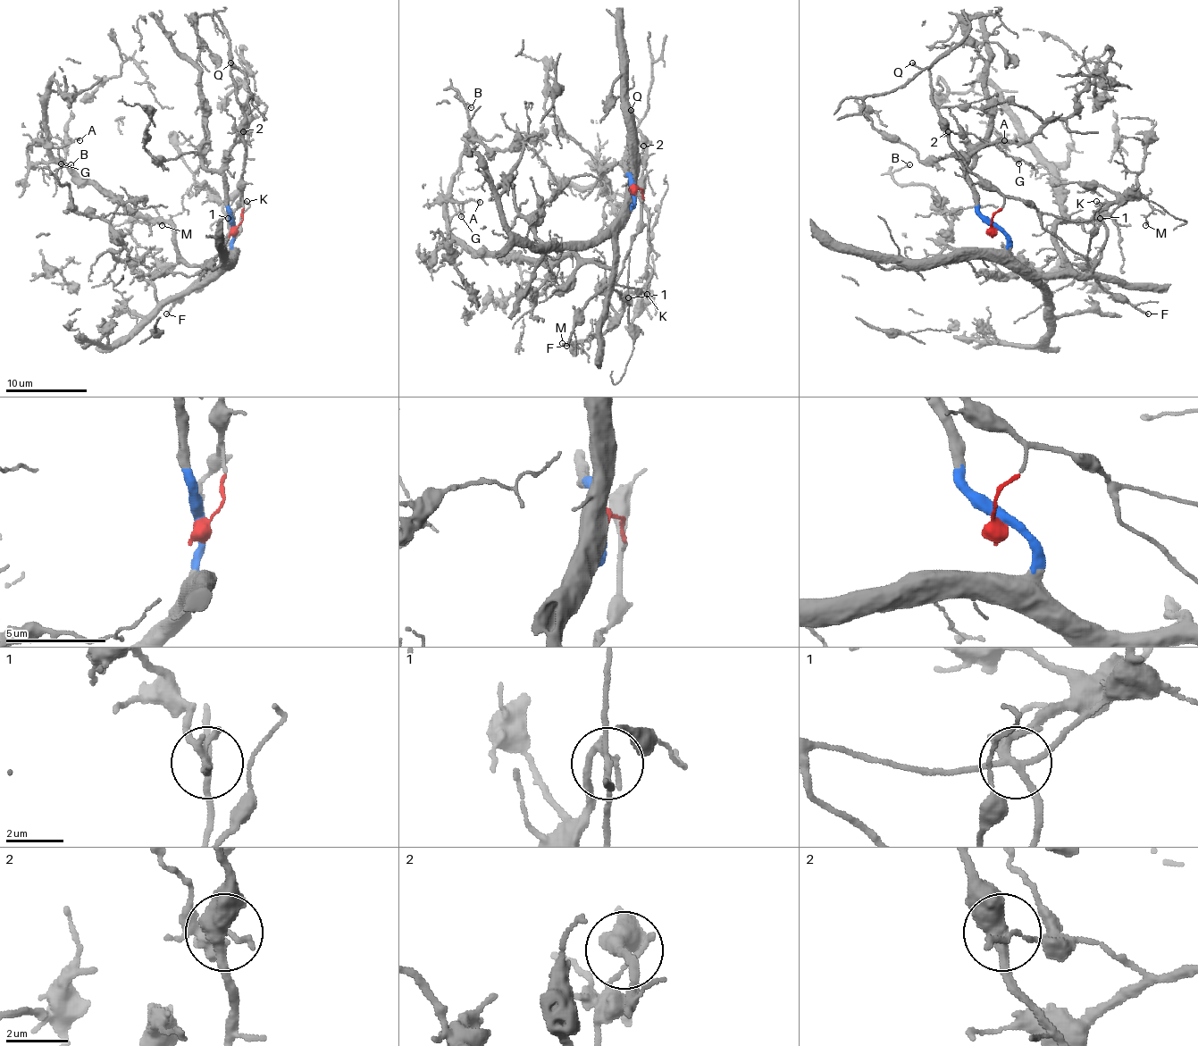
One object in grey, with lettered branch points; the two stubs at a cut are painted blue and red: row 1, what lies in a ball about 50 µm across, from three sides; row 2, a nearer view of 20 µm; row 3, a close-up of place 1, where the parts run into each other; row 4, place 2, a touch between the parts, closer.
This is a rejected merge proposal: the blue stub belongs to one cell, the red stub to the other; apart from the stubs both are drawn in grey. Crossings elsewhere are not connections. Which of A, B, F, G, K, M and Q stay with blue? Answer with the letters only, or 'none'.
A, B, G, M

